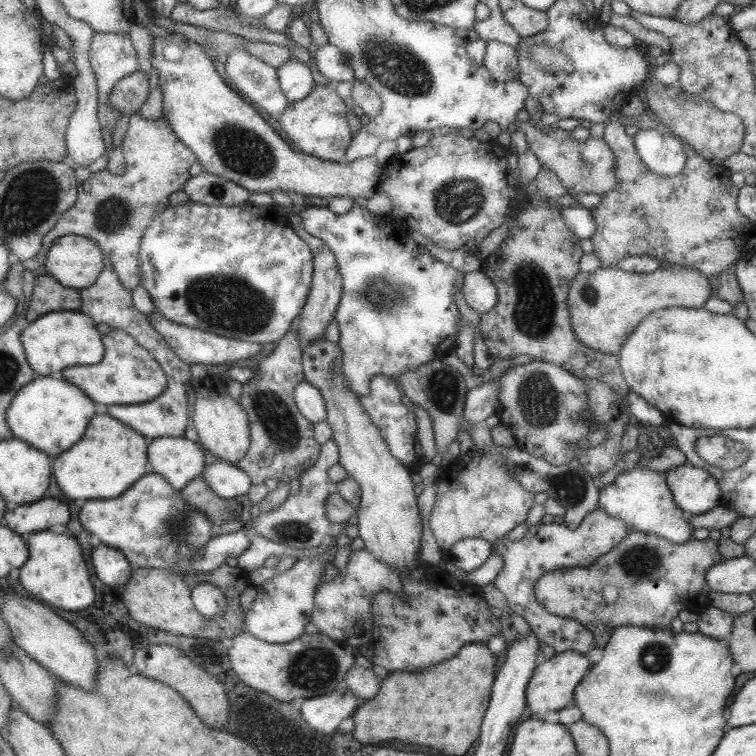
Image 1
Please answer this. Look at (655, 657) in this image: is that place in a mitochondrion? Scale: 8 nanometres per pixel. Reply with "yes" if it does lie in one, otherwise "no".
yes

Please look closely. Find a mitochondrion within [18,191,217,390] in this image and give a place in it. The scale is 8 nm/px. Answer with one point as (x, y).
(112, 216)

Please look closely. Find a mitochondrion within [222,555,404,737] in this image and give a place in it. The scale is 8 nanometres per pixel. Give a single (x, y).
(314, 670)

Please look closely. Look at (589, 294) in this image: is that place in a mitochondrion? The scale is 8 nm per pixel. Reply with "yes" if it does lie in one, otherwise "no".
yes

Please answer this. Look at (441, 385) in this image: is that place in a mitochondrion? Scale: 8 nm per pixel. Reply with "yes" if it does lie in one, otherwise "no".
yes

